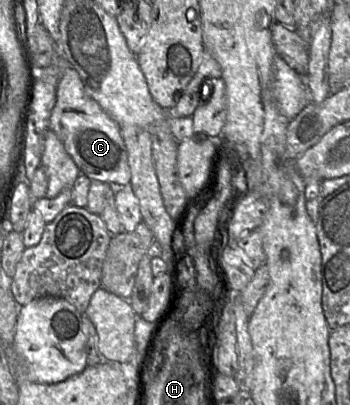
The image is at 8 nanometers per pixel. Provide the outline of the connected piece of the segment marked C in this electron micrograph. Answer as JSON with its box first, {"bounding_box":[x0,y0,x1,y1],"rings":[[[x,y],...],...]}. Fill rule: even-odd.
{"bounding_box":[49,67,131,186],"rings":[[[72,67],[64,70],[58,82],[56,103],[49,119],[49,130],[56,133],[66,152],[90,181],[107,182],[113,186],[129,186],[131,170],[121,128],[85,93],[79,74]]]}

